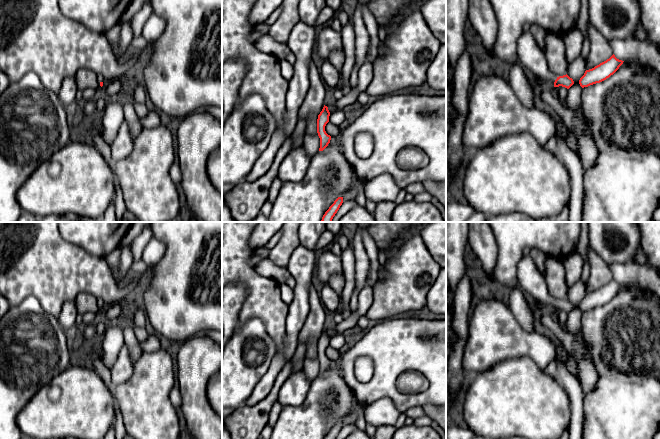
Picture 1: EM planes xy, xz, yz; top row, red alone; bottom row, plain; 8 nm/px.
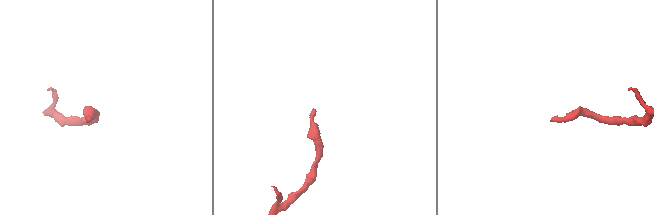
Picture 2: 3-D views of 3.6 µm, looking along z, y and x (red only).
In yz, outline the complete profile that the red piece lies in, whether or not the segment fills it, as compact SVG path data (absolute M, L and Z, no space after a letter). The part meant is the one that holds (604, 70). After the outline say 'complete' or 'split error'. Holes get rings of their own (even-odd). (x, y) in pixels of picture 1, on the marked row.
M613 54L606 61L592 69L586 70L579 80L580 86L584 88L606 80L619 69L623 62L624 61L617 59Z | complete

